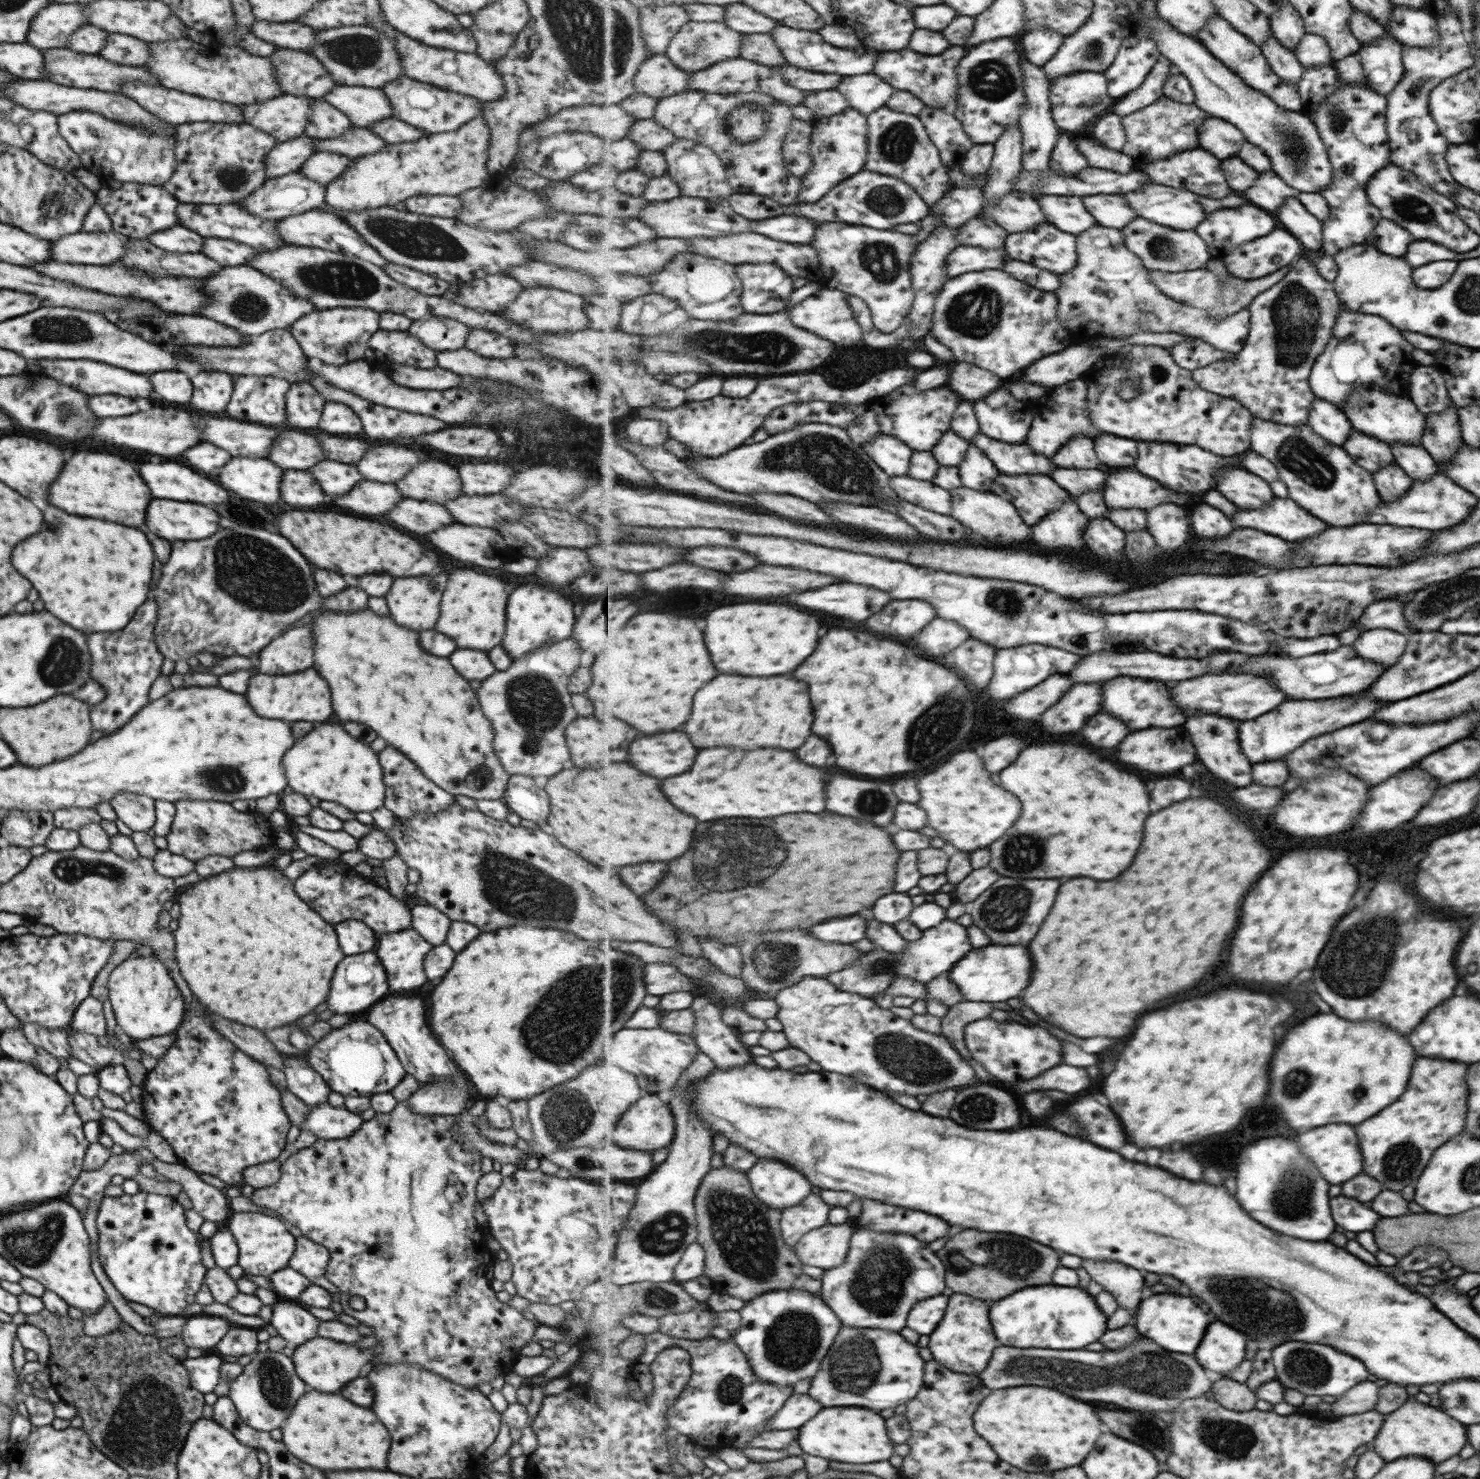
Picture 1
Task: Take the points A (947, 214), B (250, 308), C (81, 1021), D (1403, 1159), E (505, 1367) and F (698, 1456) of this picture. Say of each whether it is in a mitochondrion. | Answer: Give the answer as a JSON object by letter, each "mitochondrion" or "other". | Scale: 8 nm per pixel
{"A":"other","B":"mitochondrion","C":"other","D":"mitochondrion","E":"other","F":"other"}

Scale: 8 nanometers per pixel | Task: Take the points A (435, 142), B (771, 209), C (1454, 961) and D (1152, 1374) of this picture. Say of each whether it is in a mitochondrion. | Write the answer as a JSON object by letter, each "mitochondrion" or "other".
{"A":"other","B":"other","C":"other","D":"mitochondrion"}

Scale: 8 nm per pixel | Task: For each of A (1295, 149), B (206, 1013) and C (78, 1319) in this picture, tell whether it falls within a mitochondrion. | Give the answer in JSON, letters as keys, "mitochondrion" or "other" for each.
{"A":"mitochondrion","B":"other","C":"other"}

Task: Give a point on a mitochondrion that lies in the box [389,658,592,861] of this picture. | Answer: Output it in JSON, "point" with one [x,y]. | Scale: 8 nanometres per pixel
{"point":[536,707]}

